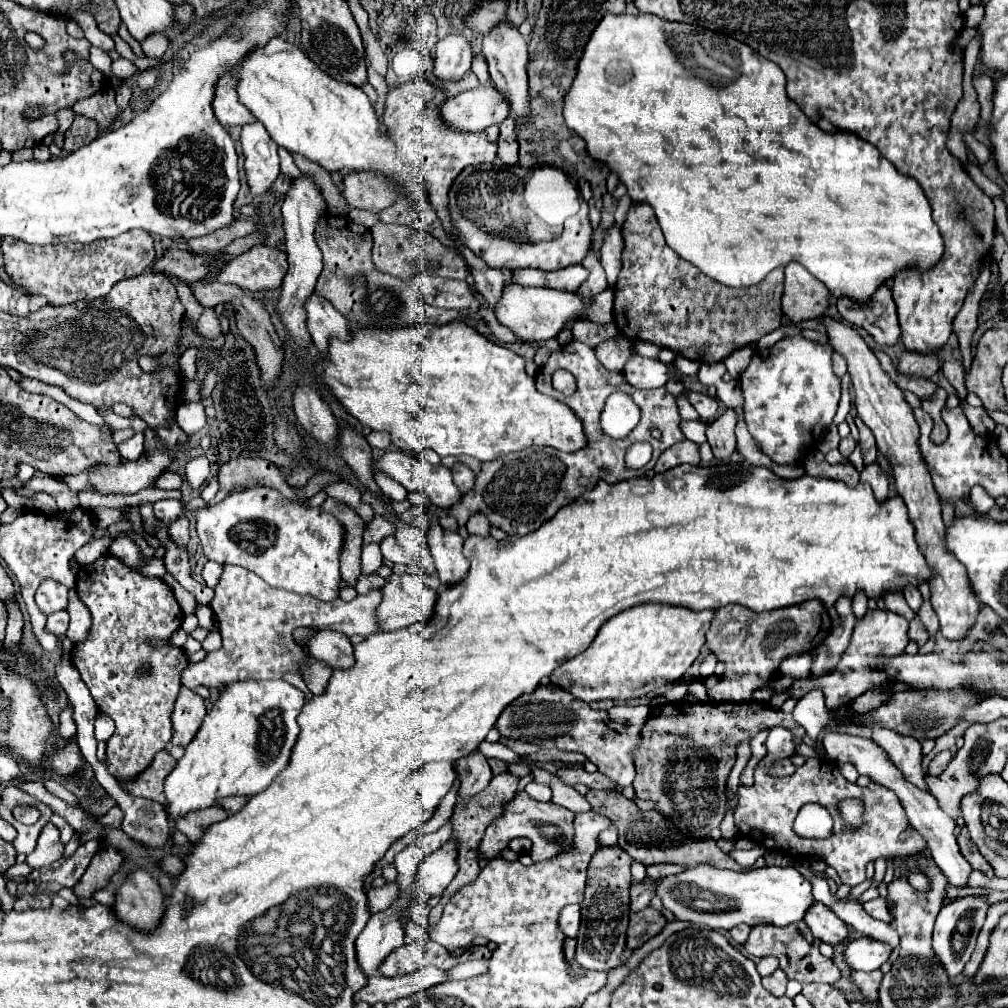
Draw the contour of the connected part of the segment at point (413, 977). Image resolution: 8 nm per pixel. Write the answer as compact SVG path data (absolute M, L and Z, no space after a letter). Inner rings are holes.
M424 966L414 974L396 976L388 980L384 976L370 976L368 984L360 988L354 1002L366 1002L370 1006L374 1006L376 1002L390 1004L394 1000L432 988L434 984L440 984L444 980L446 980L446 972L440 968L432 968L432 966Z

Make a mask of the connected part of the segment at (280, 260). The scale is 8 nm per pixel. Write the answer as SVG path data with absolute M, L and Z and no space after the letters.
M254 246L246 252L242 252L240 256L230 258L228 262L224 260L224 250L220 252L198 252L200 256L206 256L208 262L208 276L212 276L218 282L226 282L226 284L236 284L242 290L264 290L264 288L278 288L282 284L282 278L288 272L288 262L286 262L286 254L280 252L278 248L270 248L270 246Z

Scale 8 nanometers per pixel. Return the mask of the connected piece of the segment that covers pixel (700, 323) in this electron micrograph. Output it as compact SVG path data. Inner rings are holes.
M632 204L632 208L630 208L630 212L628 212L628 218L626 218L626 222L624 222L624 228L622 228L622 236L624 236L624 252L622 252L622 270L620 270L620 276L618 276L618 280L616 280L616 286L614 286L614 322L616 322L616 328L626 336L626 338L630 338L630 340L668 340L668 342L672 342L672 346L668 346L666 342L662 344L662 346L666 346L666 348L672 348L672 352L674 354L678 354L678 356L686 356L686 358L690 358L690 360L702 360L702 358L706 358L706 362L720 362L720 360L724 360L726 356L730 356L734 350L738 350L738 348L742 348L742 346L746 346L746 344L752 344L752 342L758 342L764 334L768 334L768 332L772 332L772 330L776 330L776 328L780 328L780 320L782 320L782 308L780 308L780 298L782 298L782 282L780 282L780 278L776 276L776 274L770 274L766 280L762 280L760 284L756 284L756 286L750 286L750 288L730 288L730 286L724 286L724 284L718 284L716 280L712 280L712 278L708 278L706 274L702 274L698 268L694 268L690 262L686 262L686 260L682 260L678 254L674 254L672 252L672 248L666 244L666 240L664 240L664 234L662 234L662 230L660 230L660 224L658 224L658 220L656 220L656 216L654 216L654 210L648 206L648 204Z

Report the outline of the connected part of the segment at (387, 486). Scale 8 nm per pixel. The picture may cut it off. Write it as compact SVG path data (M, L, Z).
M378 472L378 474L376 474L376 484L382 488L382 492L384 492L390 500L396 500L396 502L406 500L406 494L408 494L408 492L406 492L396 480L390 480L390 476Z

